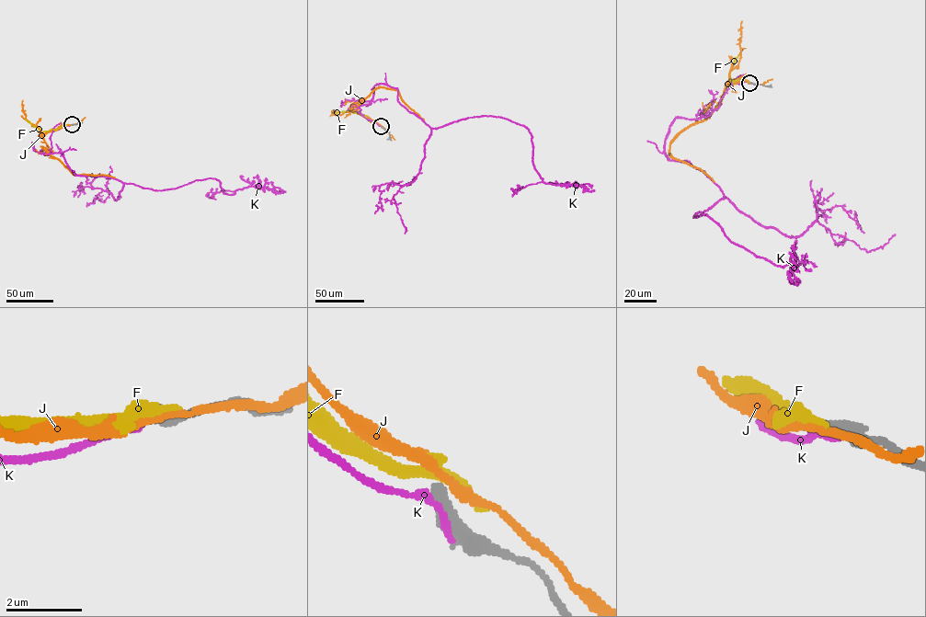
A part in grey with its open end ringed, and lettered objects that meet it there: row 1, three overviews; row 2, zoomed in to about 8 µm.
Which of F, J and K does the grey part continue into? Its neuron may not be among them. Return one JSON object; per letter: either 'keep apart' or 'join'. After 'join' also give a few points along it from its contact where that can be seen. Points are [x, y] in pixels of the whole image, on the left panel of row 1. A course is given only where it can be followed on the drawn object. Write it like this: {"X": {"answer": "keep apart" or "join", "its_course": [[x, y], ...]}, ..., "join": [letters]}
{"F": {"answer": "keep apart"}, "J": {"answer": "keep apart"}, "K": {"answer": "keep apart"}, "join": []}

